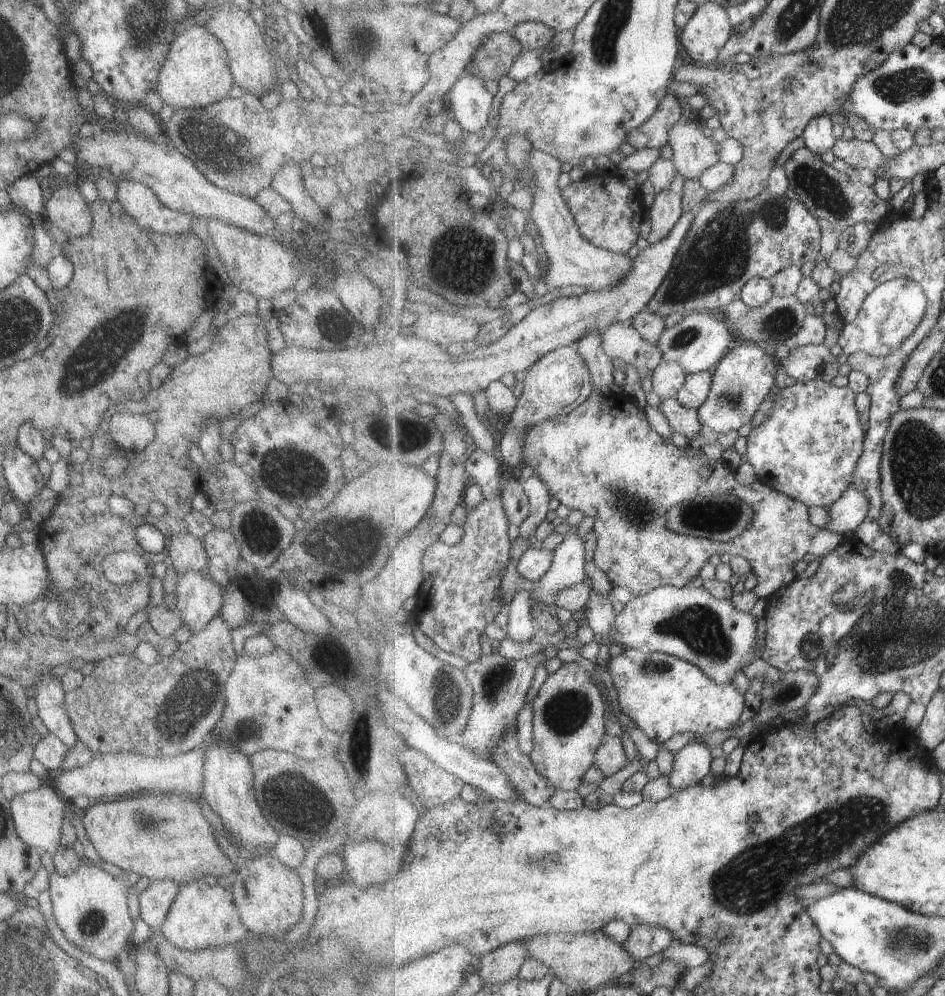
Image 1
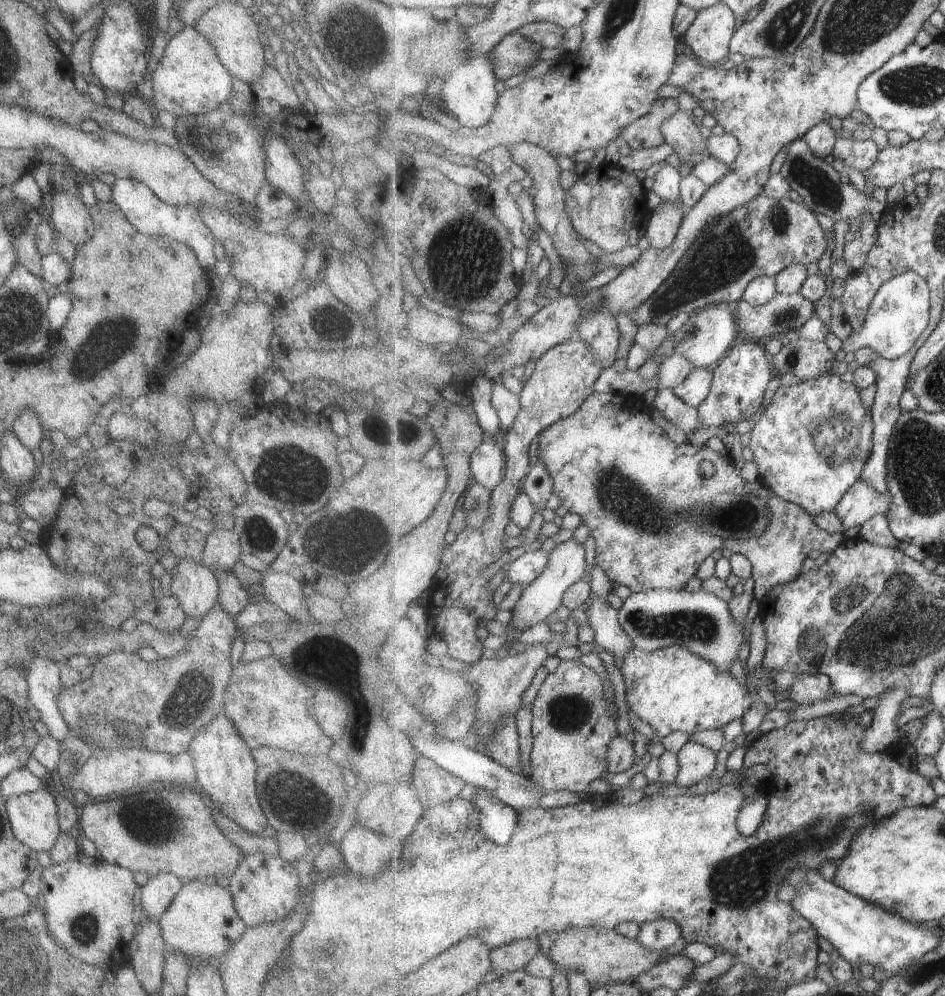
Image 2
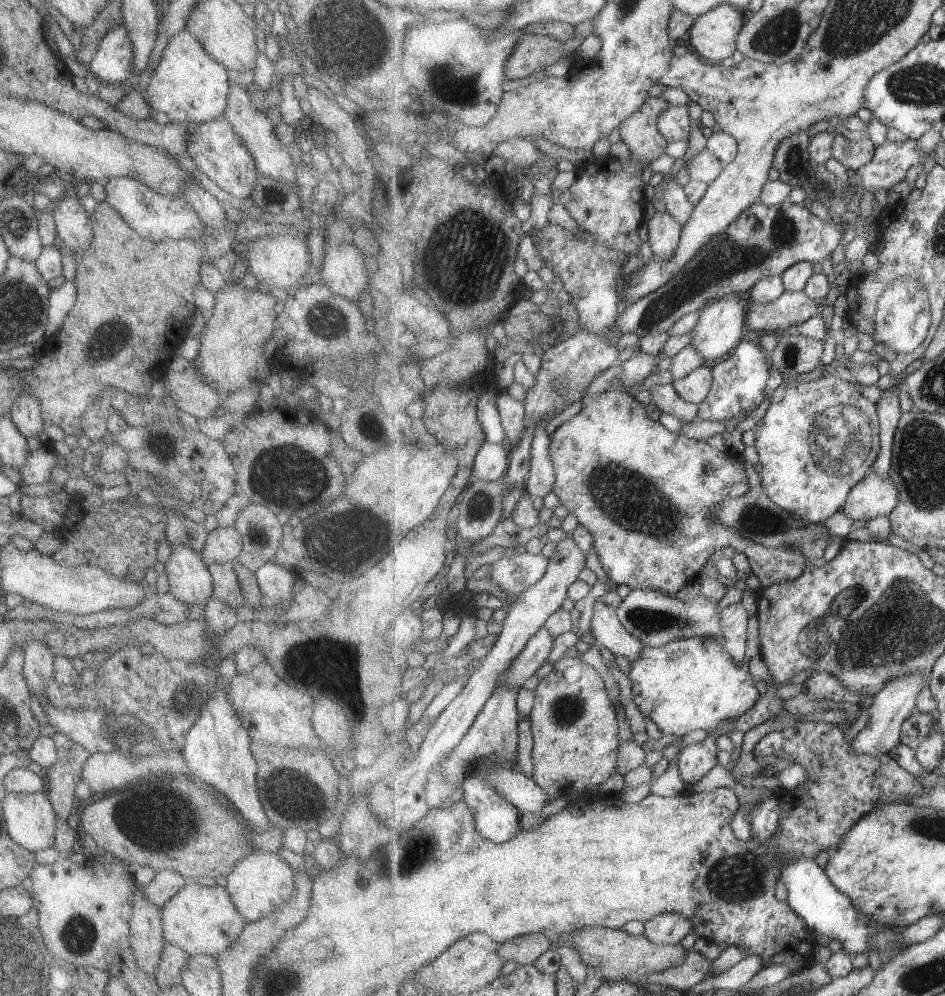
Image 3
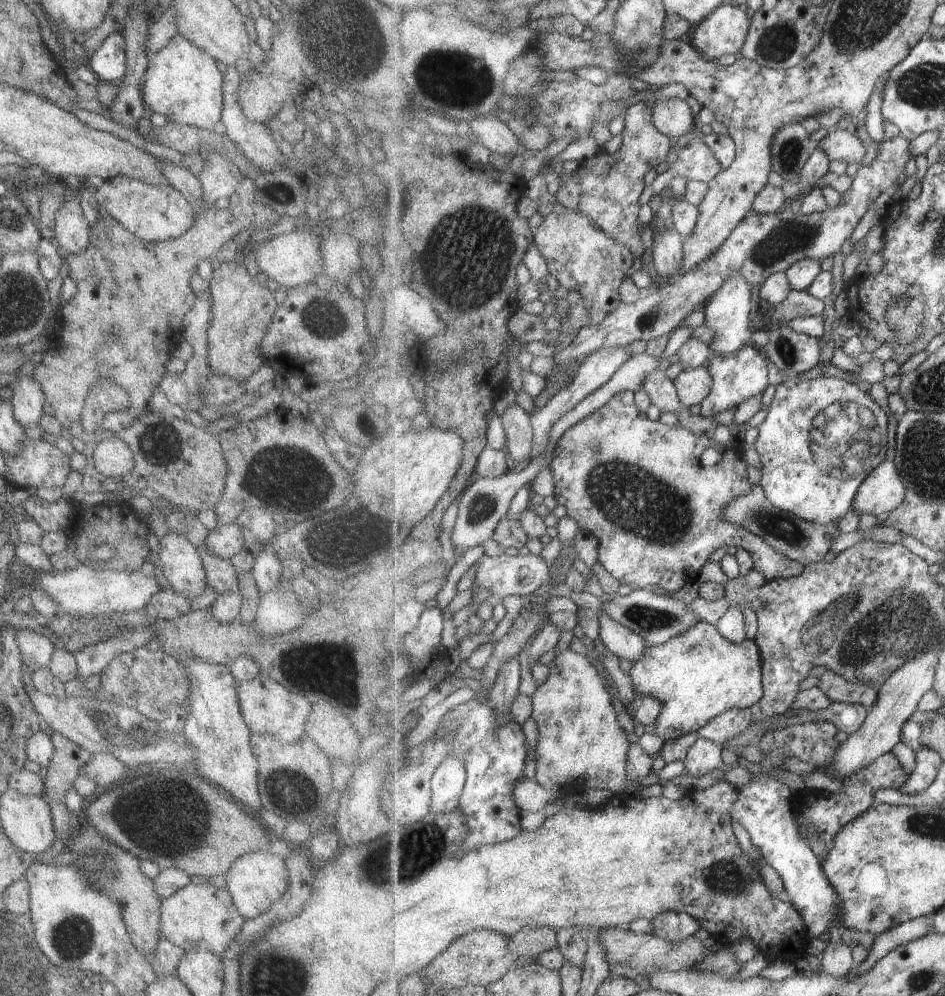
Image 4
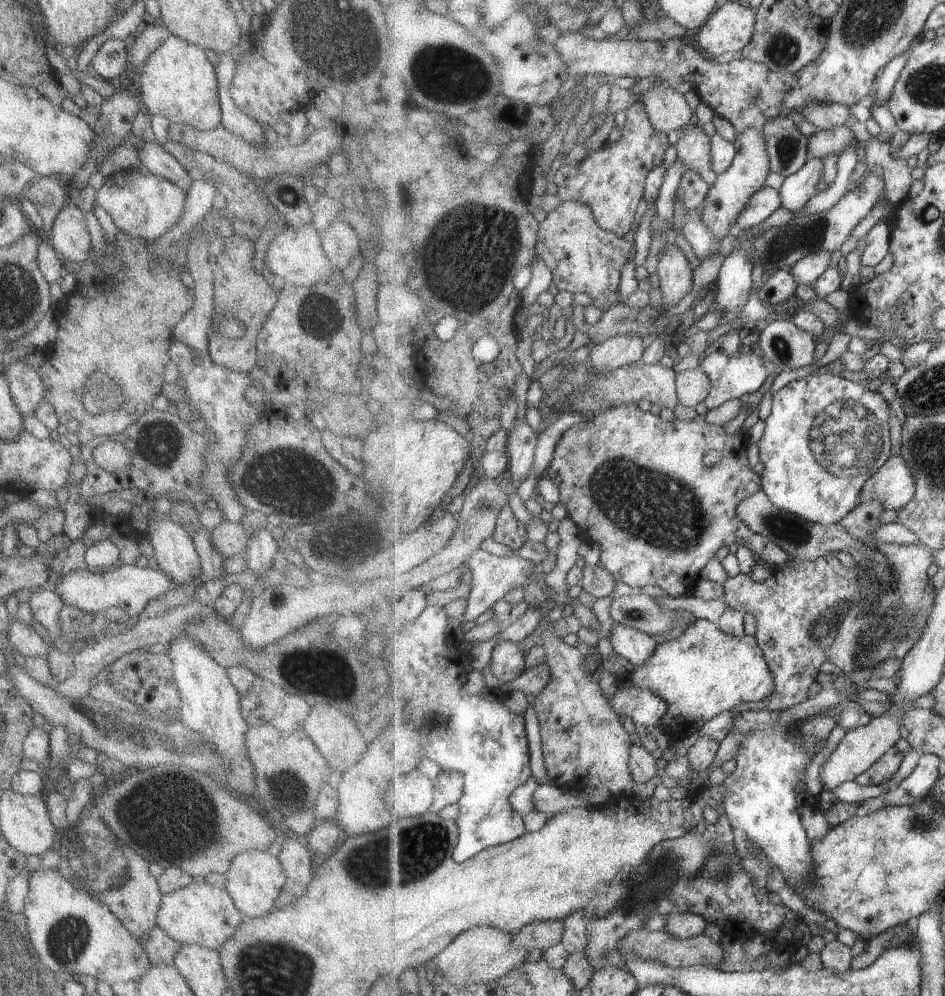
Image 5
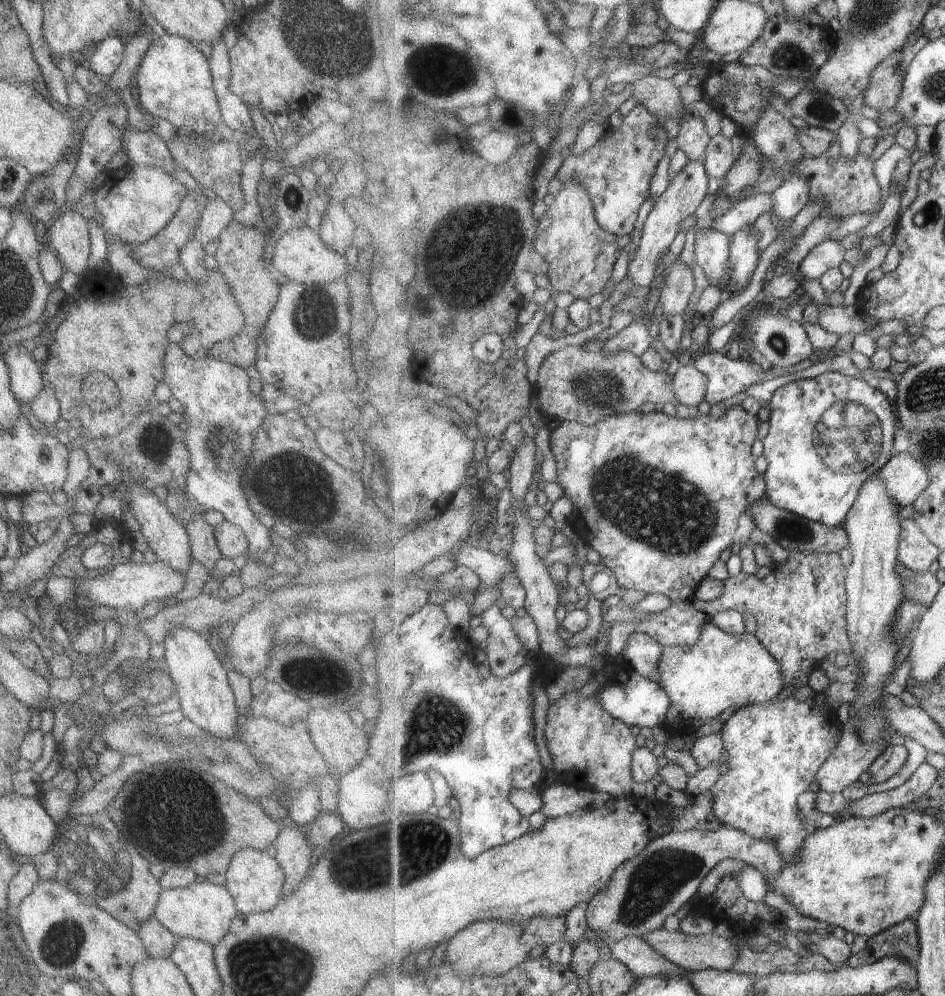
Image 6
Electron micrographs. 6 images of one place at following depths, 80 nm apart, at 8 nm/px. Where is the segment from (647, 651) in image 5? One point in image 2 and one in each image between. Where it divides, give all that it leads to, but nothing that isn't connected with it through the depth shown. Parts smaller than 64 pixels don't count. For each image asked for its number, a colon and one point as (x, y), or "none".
2: (605, 621)
3: (610, 633)
4: (624, 643)

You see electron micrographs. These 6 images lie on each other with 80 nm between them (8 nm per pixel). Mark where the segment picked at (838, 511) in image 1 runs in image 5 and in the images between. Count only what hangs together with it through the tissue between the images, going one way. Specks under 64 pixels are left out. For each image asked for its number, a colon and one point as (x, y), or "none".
2: (861, 502)
3: (874, 497)
4: (881, 493)
5: (893, 486)

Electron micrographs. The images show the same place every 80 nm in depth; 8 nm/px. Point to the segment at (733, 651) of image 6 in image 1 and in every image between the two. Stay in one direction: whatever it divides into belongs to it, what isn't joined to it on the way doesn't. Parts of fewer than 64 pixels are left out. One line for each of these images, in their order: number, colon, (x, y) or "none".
1: (663, 695)
2: (672, 689)
3: (689, 684)
4: (696, 676)
5: (705, 672)

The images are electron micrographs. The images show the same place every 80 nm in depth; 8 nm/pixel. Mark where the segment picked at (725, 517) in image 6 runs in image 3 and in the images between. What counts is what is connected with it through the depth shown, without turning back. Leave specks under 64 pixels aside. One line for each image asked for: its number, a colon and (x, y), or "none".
3: (645, 494)
4: (638, 485)
5: (636, 485)

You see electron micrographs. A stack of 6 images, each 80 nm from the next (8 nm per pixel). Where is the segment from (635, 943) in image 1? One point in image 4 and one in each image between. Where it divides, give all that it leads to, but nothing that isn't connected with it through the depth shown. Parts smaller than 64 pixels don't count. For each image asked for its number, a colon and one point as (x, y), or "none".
2: (659, 935)
3: (668, 928)
4: (674, 927)

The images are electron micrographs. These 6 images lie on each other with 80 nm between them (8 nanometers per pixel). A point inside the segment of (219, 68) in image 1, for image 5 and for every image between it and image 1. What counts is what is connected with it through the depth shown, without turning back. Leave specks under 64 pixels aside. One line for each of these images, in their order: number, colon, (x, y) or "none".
2: (188, 79)
3: (187, 85)
4: (181, 82)
5: (176, 81)

